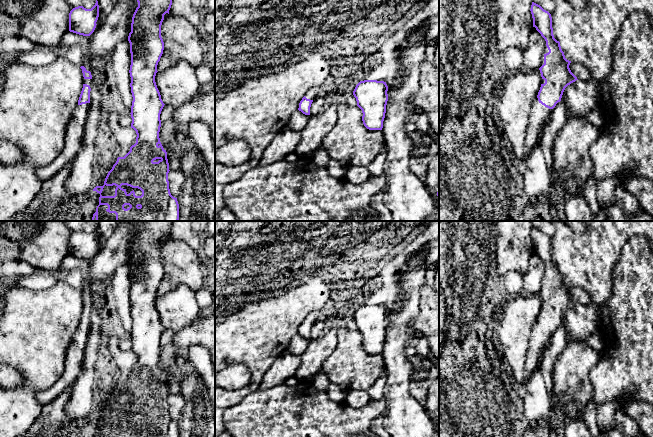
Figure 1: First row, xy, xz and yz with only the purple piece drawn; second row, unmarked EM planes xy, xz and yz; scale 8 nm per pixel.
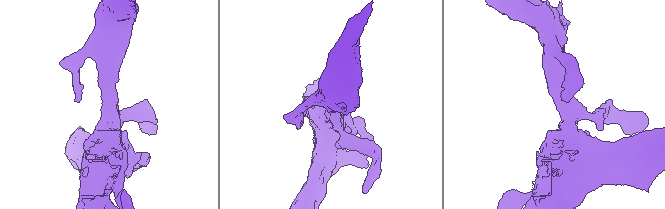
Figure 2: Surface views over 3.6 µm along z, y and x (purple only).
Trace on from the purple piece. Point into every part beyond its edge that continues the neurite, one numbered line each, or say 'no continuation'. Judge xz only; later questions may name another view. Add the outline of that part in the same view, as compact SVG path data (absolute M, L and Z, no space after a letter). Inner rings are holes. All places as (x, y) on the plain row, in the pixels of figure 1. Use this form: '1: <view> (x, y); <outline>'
1: xz (312, 317); M312 311L305 318L305 321L310 324L314 324L317 320L318 320L318 312L317 311Z

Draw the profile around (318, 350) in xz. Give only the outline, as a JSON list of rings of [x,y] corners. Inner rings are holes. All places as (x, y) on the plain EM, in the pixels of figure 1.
[[[332,328],[322,337],[310,339],[310,343],[301,355],[301,365],[295,373],[299,382],[310,382],[311,378],[322,369],[325,361],[336,349],[337,331],[337,328]]]

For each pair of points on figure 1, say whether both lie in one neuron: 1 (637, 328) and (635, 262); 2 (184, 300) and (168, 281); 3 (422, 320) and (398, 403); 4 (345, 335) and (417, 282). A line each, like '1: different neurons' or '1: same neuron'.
1: same neuron
2: different neurons
3: different neurons
4: different neurons

